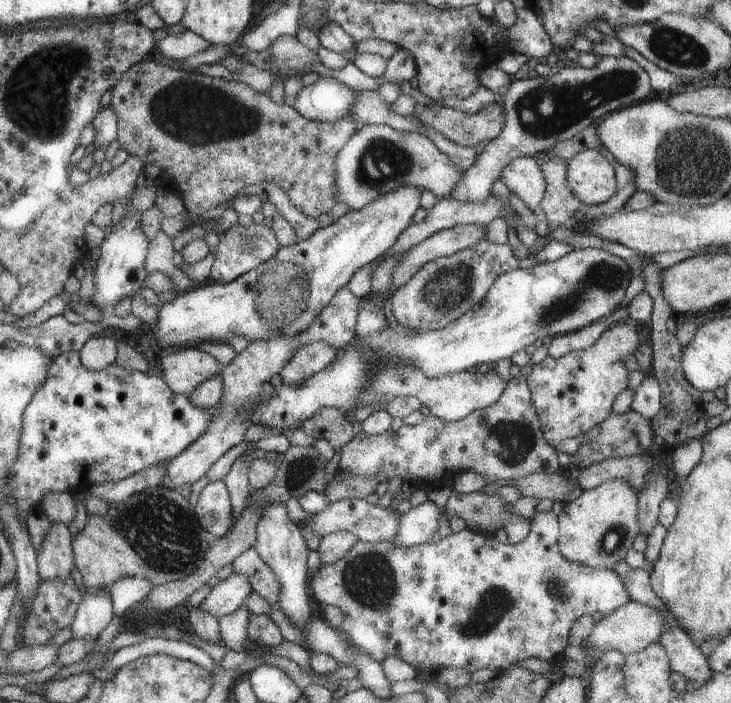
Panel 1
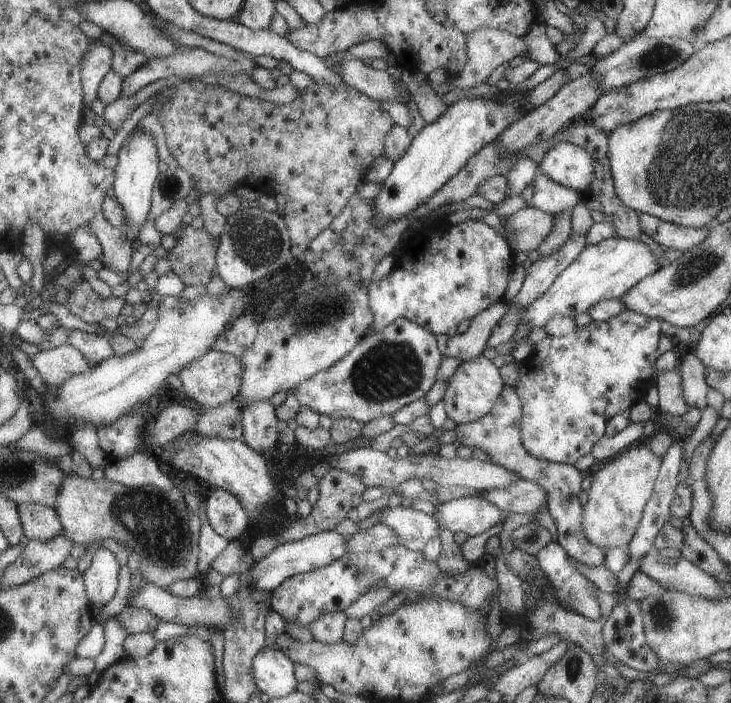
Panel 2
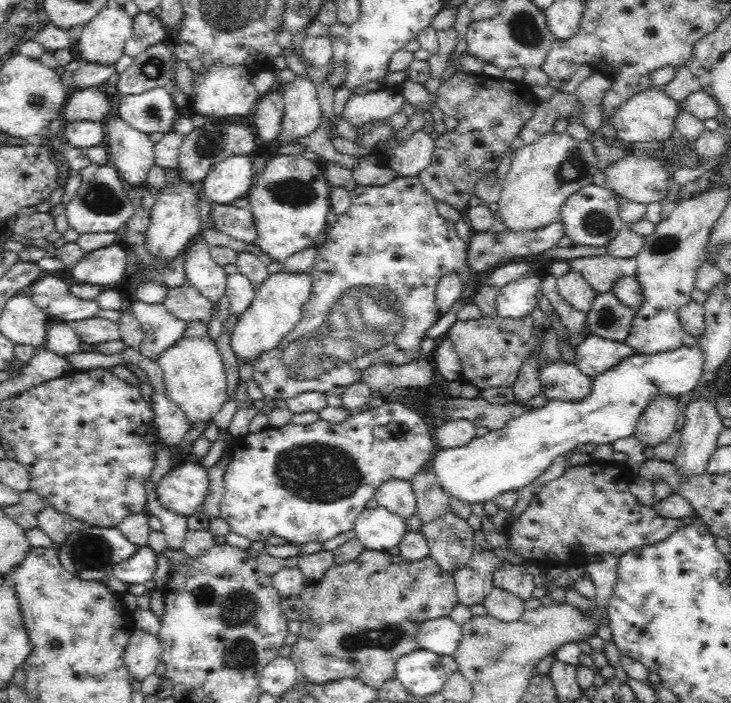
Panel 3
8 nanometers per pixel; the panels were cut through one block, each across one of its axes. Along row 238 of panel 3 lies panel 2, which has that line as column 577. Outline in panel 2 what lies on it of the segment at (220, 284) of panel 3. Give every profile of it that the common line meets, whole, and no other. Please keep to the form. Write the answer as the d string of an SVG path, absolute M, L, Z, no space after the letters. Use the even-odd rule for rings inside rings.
M536 173L532 182L531 206L550 215L561 211L571 211L573 206L581 200L579 192L553 182L545 174Z

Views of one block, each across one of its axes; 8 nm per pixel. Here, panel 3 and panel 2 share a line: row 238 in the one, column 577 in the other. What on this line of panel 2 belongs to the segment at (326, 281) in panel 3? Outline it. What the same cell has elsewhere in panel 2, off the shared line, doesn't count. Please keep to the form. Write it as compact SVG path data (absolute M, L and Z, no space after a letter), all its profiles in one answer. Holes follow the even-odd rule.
M623 309L604 321L591 321L586 326L575 327L560 337L546 335L535 343L533 352L519 362L515 384L516 394L522 403L521 439L525 450L535 458L568 465L585 454L604 435L607 420L620 410L642 400L651 376L651 366L657 358L657 338L661 324Z

